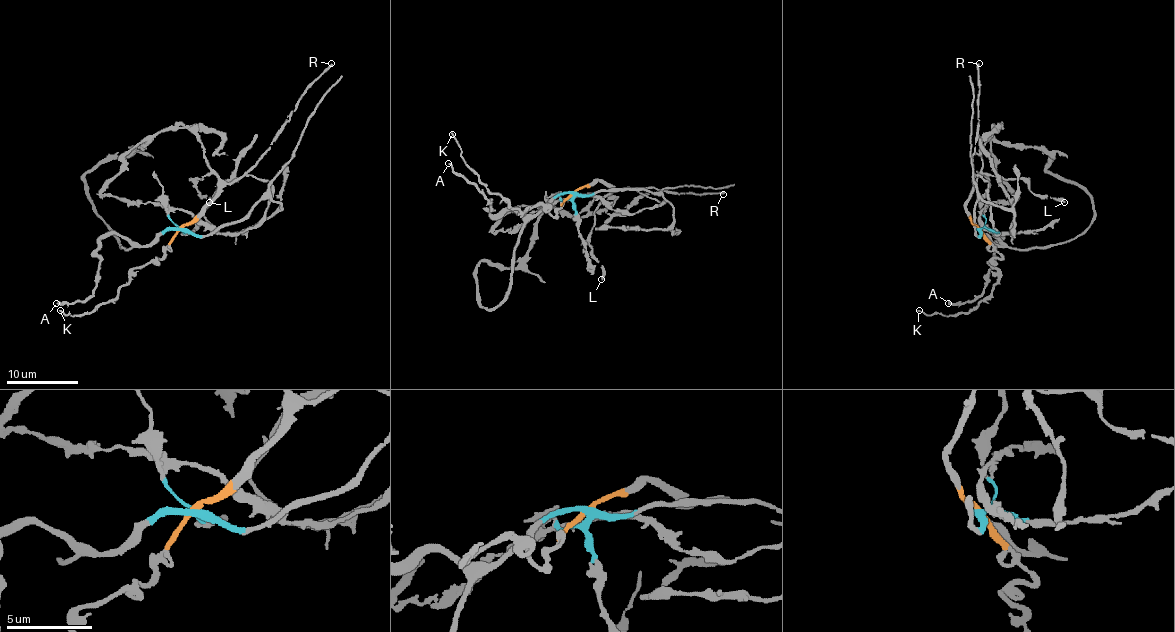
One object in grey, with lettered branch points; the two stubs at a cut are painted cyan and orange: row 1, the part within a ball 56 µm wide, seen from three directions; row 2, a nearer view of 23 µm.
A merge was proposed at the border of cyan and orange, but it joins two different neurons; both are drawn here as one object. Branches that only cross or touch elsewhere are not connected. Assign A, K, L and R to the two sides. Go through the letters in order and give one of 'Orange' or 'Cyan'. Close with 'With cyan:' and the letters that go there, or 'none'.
A: Cyan
K: Orange
L: Orange
R: Orange
With cyan: A

